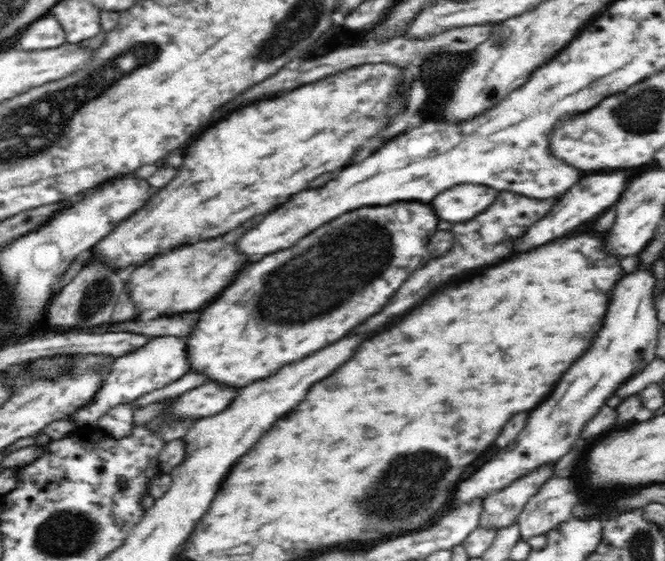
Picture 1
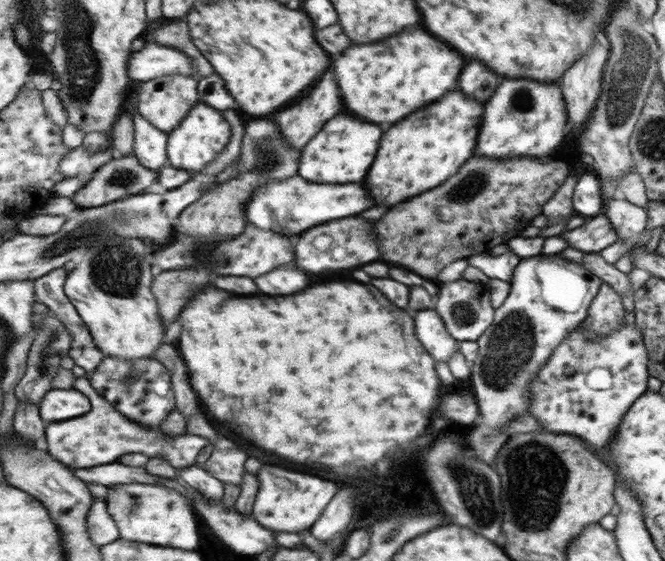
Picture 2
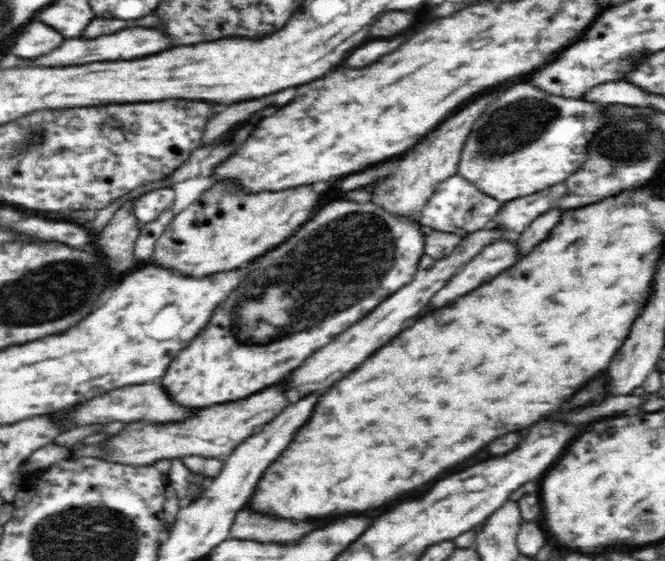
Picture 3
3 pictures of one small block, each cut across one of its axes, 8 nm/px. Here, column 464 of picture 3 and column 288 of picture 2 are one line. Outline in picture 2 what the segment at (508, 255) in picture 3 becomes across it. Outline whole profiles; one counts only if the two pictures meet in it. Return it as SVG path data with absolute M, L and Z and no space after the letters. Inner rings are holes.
M282 266L270 274L266 274L266 278L258 278L258 284L262 288L262 292L272 294L272 296L286 296L286 294L294 294L294 290L302 290L308 284L308 276L298 270L296 266Z

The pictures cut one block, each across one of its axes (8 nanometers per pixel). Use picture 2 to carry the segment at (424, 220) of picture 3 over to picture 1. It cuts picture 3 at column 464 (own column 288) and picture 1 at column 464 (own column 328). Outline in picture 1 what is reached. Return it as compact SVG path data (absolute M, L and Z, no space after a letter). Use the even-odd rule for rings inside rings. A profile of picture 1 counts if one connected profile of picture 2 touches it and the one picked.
M462 184L454 186L442 194L438 194L432 200L432 206L438 214L438 218L448 222L464 222L472 220L480 212L484 212L494 200L498 198L498 192L488 186L472 186Z

